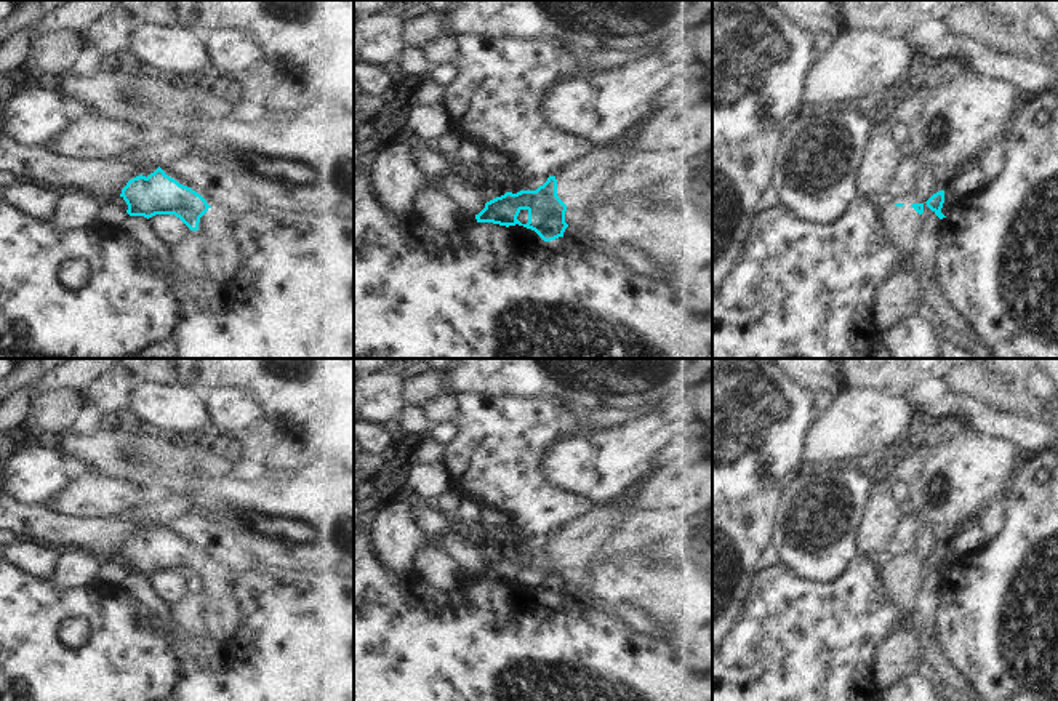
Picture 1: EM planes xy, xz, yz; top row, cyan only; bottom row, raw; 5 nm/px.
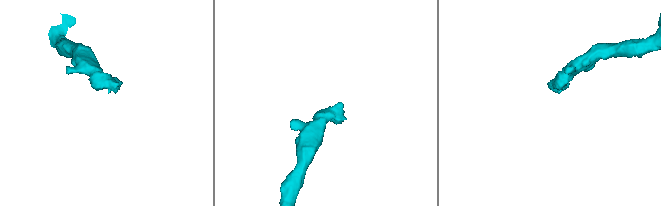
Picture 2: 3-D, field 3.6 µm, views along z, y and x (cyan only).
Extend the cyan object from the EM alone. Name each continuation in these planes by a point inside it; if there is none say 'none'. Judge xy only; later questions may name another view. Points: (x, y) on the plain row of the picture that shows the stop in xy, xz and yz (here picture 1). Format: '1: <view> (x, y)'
1: xy (218, 581)

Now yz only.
1: yz (900, 581)

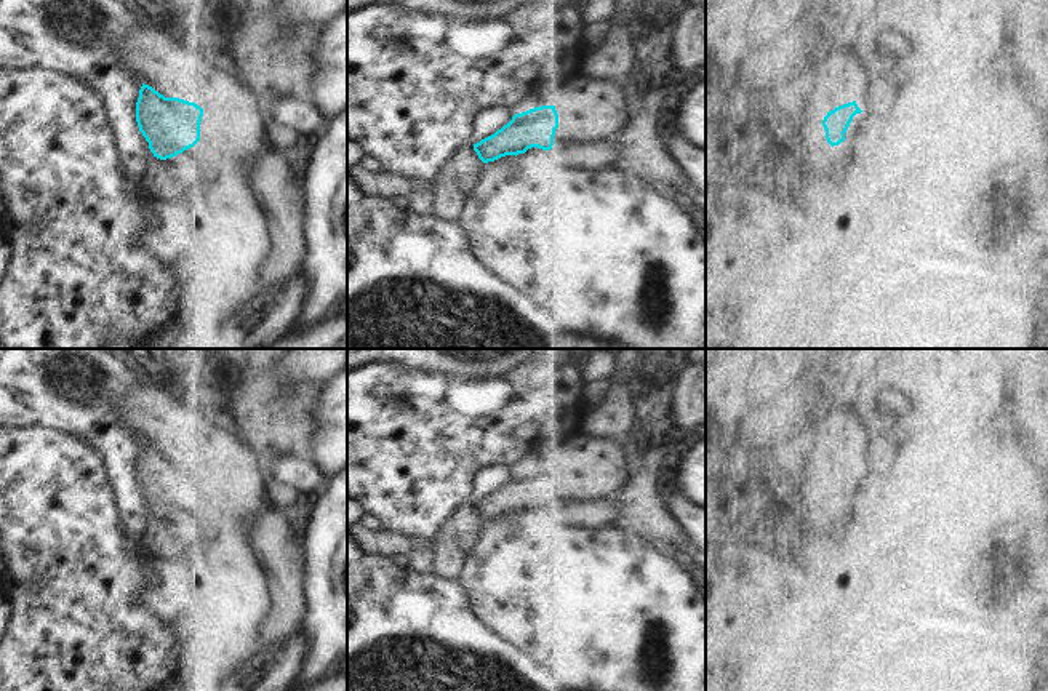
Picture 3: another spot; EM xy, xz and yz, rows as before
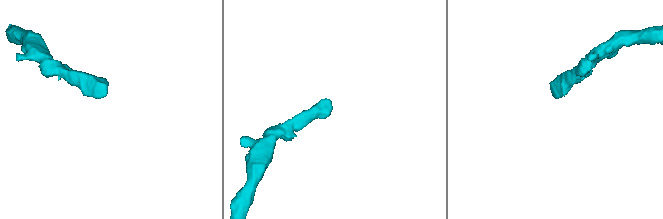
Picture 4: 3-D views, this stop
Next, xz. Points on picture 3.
1: xz (600, 512)

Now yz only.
1: yz (861, 483)

